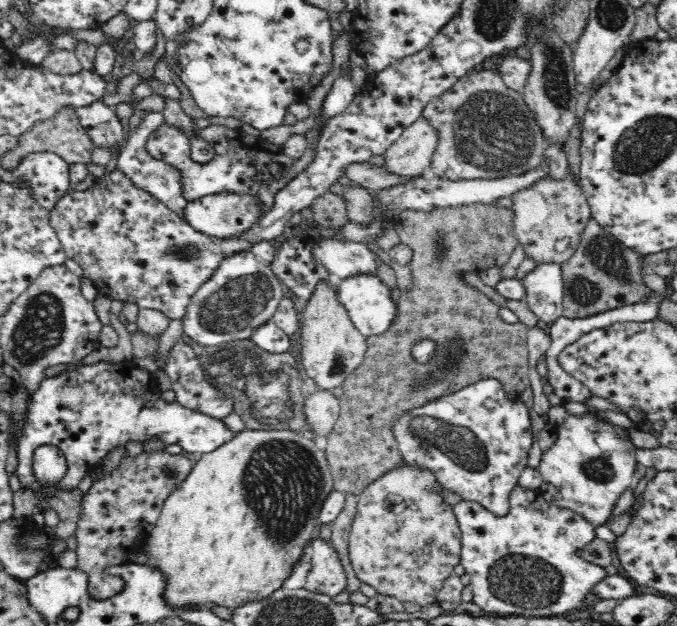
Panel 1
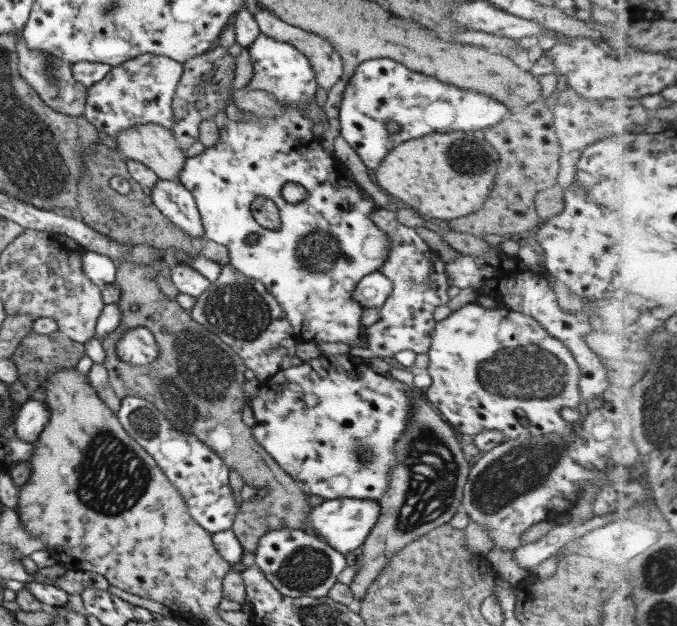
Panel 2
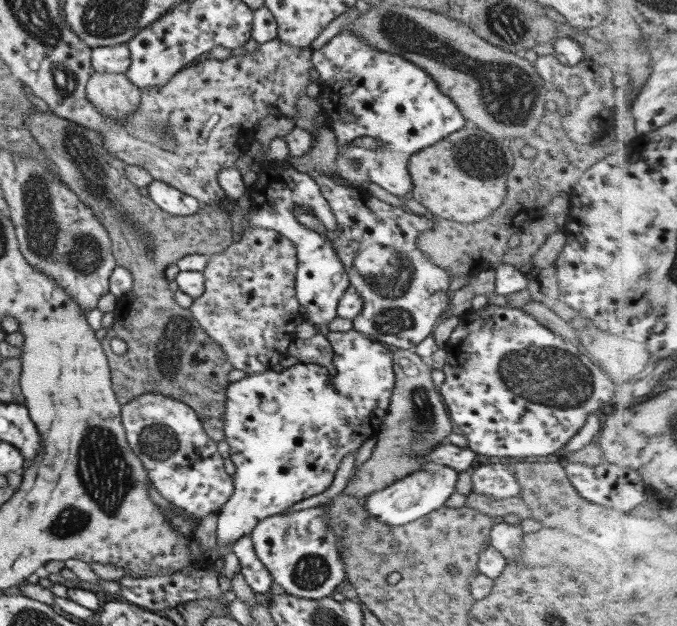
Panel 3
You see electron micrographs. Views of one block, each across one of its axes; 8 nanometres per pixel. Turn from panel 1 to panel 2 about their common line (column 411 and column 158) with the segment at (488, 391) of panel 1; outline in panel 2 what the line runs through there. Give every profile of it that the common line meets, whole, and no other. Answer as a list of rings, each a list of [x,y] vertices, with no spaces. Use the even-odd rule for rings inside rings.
[[[137,396],[122,397],[116,416],[124,430],[158,464],[188,505],[190,517],[212,534],[232,529],[238,504],[229,486],[230,470],[214,448],[190,432],[180,432],[150,401]]]

